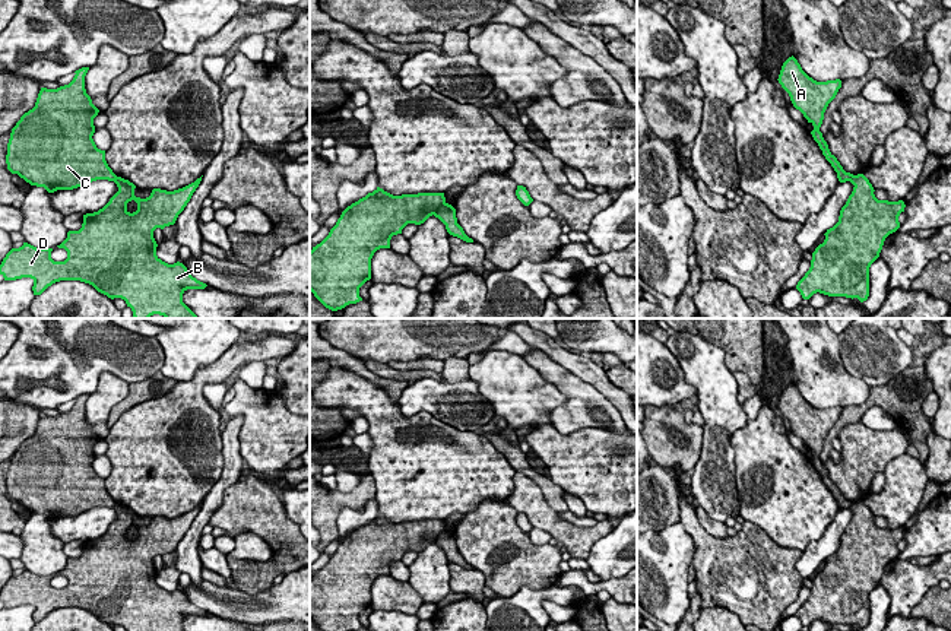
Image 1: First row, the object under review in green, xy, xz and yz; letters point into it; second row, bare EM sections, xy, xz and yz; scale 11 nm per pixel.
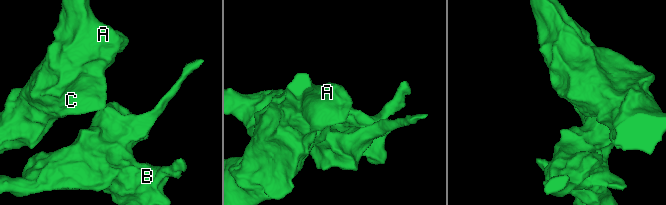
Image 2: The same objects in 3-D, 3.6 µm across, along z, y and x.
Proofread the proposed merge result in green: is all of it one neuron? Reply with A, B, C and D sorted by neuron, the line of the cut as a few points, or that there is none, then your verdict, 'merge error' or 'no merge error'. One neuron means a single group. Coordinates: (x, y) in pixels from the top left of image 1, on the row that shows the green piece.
groups A C / B D; cut xz (444, 202), (433, 213); merge error

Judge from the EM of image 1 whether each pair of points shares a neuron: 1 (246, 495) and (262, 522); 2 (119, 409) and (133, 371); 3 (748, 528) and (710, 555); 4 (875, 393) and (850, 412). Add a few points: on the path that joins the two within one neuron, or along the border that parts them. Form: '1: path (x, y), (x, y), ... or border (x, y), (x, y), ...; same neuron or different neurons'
1: path (250, 501), (262, 516); same neuron
2: border (162, 374), (155, 371), (142, 380), (129, 383); different neurons
3: path (742, 538), (725, 555), (720, 555); same neuron
4: path (871, 400), (858, 411); same neuron

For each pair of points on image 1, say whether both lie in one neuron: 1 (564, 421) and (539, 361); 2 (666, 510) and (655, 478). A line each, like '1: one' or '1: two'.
1: one
2: one

